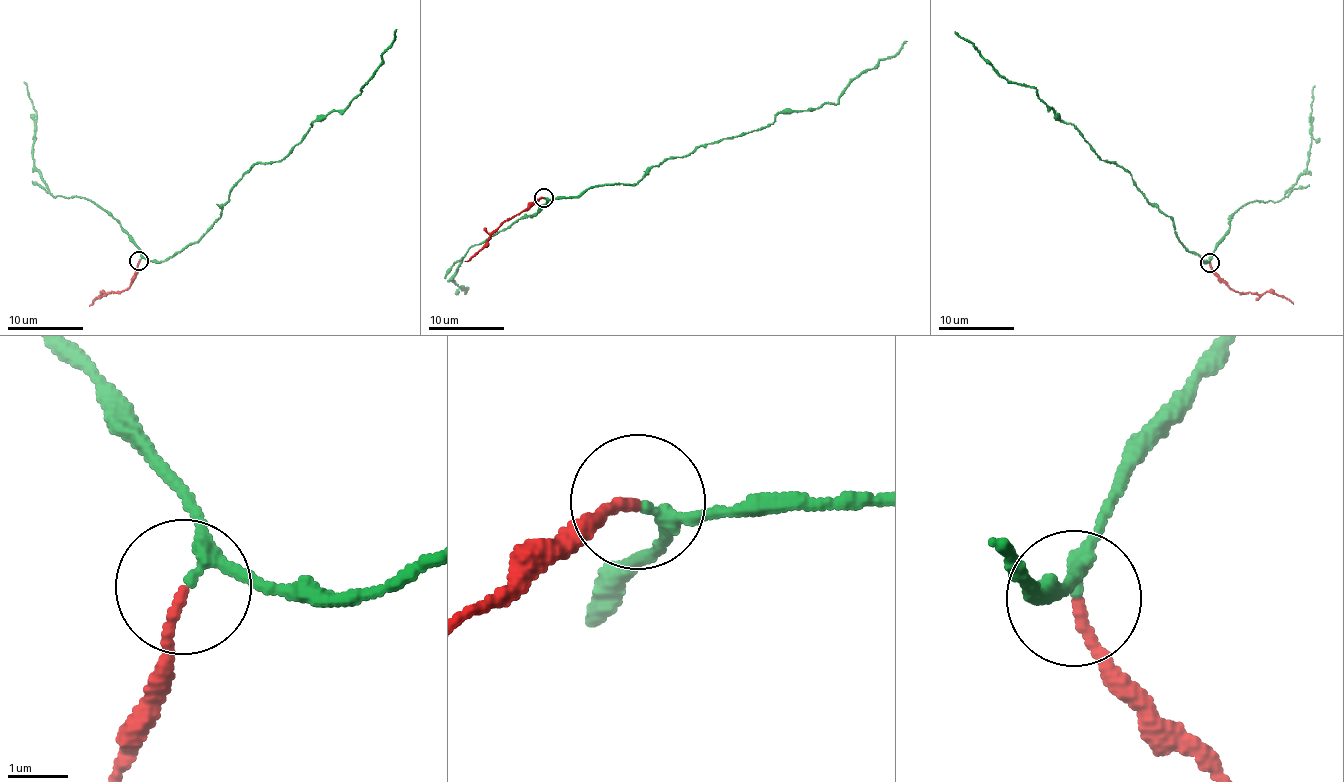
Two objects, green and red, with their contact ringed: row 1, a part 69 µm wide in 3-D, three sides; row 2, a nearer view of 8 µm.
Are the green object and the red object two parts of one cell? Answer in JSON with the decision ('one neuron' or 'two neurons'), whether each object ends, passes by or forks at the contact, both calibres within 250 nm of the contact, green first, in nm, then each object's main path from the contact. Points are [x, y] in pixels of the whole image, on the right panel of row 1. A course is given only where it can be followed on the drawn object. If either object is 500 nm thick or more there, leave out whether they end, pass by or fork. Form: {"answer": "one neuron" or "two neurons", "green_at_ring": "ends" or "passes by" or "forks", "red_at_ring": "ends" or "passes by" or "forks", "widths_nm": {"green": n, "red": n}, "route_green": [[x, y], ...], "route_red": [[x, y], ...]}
{"answer": "two neurons", "green_at_ring": "passes by", "red_at_ring": "ends", "widths_nm": {"green": 190, "red": 160}, "route_green": [[1210, 262], [1179, 242], [1171, 219], [1132, 176], [1097, 157], [1034, 88], [1010, 83], [954, 31]], "route_red": [[1210, 262], [1214, 274], [1233, 290], [1240, 293], [1275, 292], [1293, 304]]}

